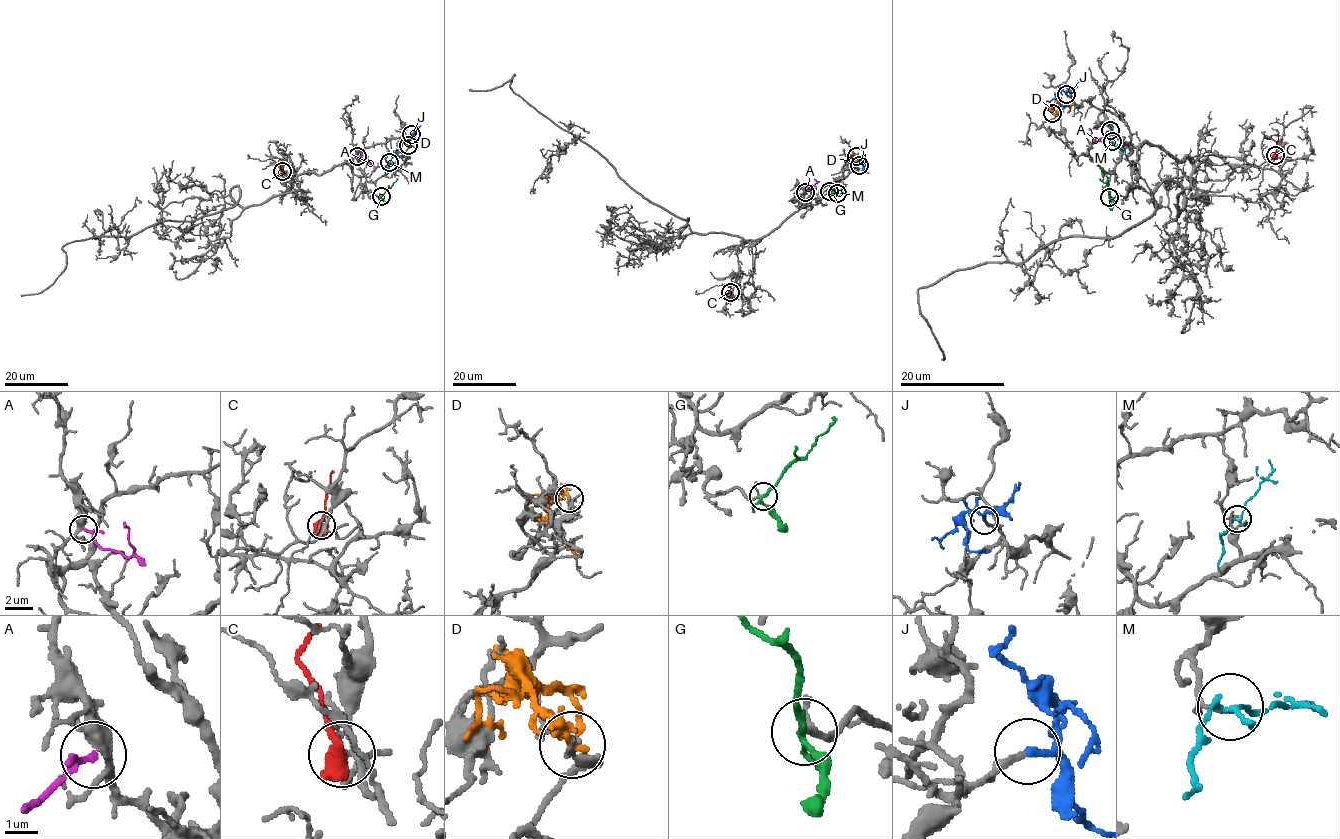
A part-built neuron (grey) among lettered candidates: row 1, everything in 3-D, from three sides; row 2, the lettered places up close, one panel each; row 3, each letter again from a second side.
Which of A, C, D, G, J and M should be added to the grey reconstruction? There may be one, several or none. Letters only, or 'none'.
A, G, J

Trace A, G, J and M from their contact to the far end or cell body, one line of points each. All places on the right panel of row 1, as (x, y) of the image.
A: (1110, 131), (1097, 141), (1089, 128)
G: (1110, 197), (1107, 175), (1099, 167)
J: (1065, 94), (1060, 92), (1059, 103), (1068, 106)
M: (1112, 141), (1114, 145), (1120, 146), (1127, 161)

